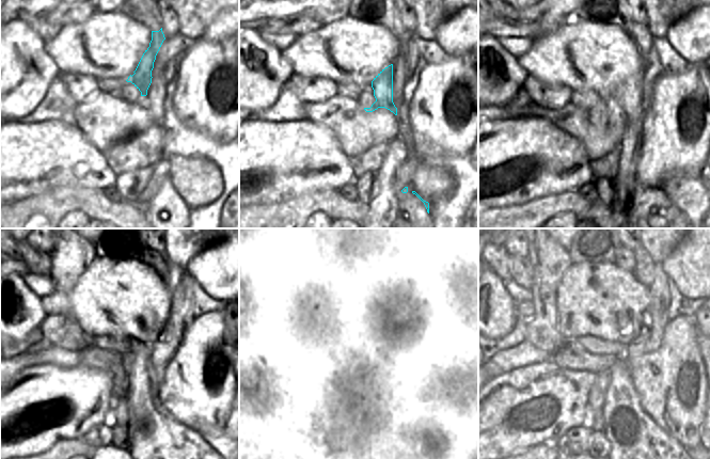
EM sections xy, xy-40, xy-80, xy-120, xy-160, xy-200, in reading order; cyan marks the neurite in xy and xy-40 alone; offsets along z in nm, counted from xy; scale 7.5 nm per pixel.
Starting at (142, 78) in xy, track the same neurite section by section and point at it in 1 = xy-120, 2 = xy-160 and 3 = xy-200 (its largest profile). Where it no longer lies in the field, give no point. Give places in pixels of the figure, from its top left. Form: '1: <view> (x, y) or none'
1: xy-120 (159, 445)
2: xy-160 (399, 445)
3: xy-200 (638, 445)

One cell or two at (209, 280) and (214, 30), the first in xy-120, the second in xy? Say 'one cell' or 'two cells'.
one cell

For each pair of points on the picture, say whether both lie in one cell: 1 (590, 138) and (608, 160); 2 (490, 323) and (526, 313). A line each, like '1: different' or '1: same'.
1: different
2: different

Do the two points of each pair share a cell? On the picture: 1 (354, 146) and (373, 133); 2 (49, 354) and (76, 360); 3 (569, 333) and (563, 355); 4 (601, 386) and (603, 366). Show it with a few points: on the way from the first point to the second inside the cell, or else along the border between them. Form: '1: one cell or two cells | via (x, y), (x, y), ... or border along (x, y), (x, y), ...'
1: one cell | via (359, 142), (368, 133)
2: one cell | via (56, 355), (69, 359)
3: two cells | border along (573, 339), (567, 342)
4: two cells | border along (605, 372), (596, 373)

